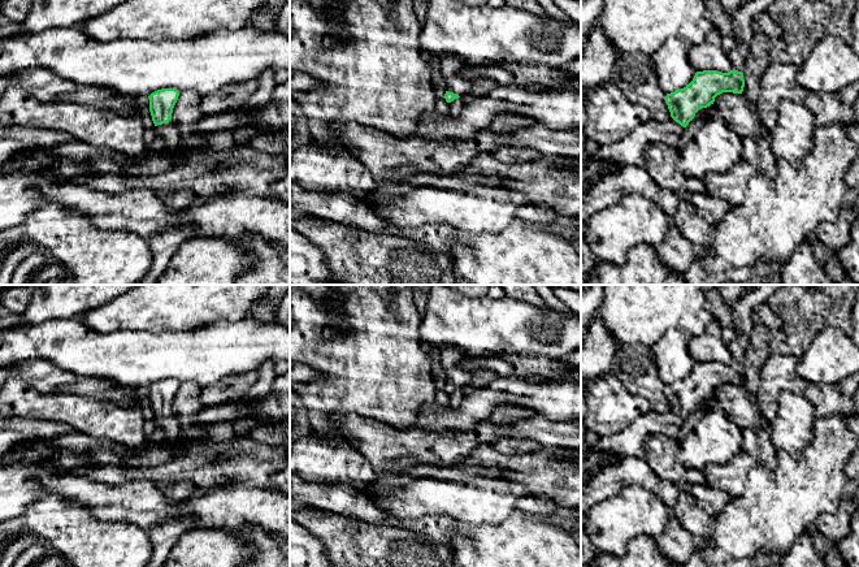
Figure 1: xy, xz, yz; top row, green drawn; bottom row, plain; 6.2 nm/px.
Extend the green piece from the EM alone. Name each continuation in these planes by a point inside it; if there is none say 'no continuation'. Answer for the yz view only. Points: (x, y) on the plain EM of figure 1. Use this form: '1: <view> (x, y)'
1: yz (741, 311)
2: yz (629, 442)

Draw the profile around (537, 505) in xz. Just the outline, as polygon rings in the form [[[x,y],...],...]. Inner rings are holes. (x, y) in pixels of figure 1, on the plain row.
[[[529,494],[517,502],[517,508],[528,515],[541,519],[556,519],[561,512],[558,503],[543,494]]]

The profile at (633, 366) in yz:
[[[642,345],[620,346],[612,359],[611,372],[633,395],[645,398],[655,412],[667,412],[671,403],[665,394],[667,385],[658,373],[654,354]]]

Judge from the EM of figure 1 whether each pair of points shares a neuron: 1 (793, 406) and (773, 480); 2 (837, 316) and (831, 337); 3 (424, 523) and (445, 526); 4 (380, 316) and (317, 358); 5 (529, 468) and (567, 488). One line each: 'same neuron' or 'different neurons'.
1: different neurons
2: different neurons
3: same neuron
4: same neuron
5: same neuron

